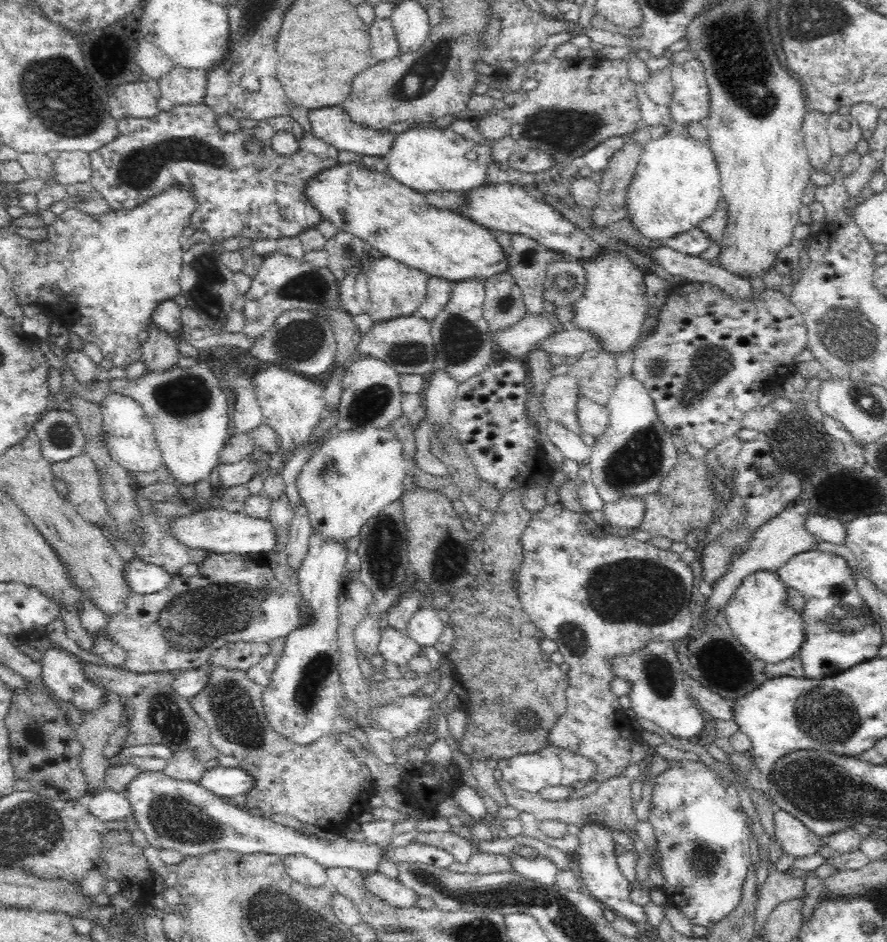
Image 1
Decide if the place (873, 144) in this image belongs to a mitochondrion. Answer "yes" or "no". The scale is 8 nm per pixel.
no

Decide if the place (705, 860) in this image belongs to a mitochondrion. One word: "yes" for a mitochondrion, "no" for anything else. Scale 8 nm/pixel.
yes

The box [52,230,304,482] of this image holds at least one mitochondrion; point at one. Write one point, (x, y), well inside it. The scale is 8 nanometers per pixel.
(188, 395)

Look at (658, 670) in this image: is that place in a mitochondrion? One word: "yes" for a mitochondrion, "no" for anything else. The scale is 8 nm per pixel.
yes

